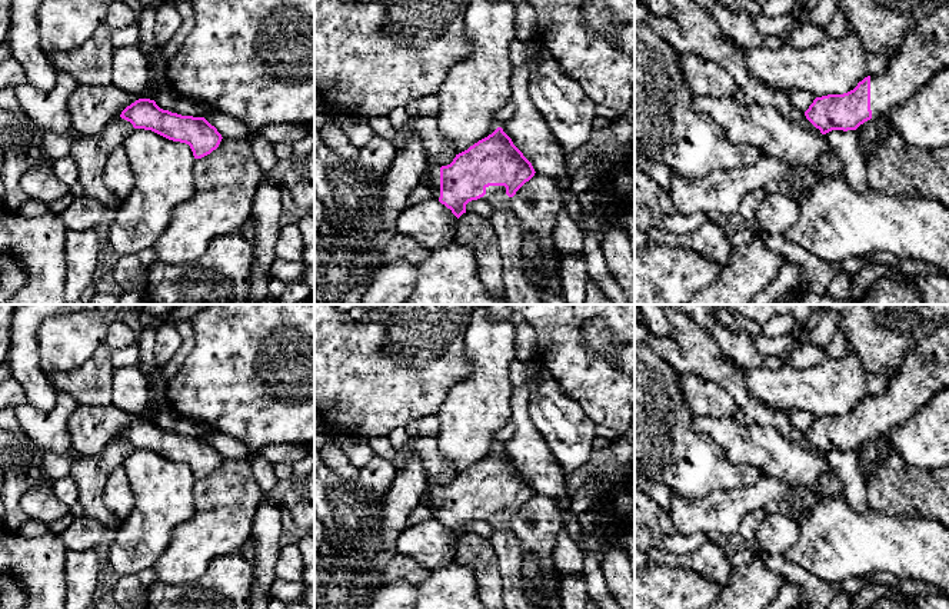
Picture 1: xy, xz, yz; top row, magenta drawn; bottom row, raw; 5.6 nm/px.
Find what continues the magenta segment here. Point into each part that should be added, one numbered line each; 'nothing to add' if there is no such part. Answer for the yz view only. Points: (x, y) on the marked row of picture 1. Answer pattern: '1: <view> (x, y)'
1: yz (925, 50)

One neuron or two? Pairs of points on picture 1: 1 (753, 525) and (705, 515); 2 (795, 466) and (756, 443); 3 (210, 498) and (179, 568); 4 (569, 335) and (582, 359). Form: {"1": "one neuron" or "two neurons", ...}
{"1": "two neurons", "2": "one neuron", "3": "one neuron", "4": "one neuron"}

